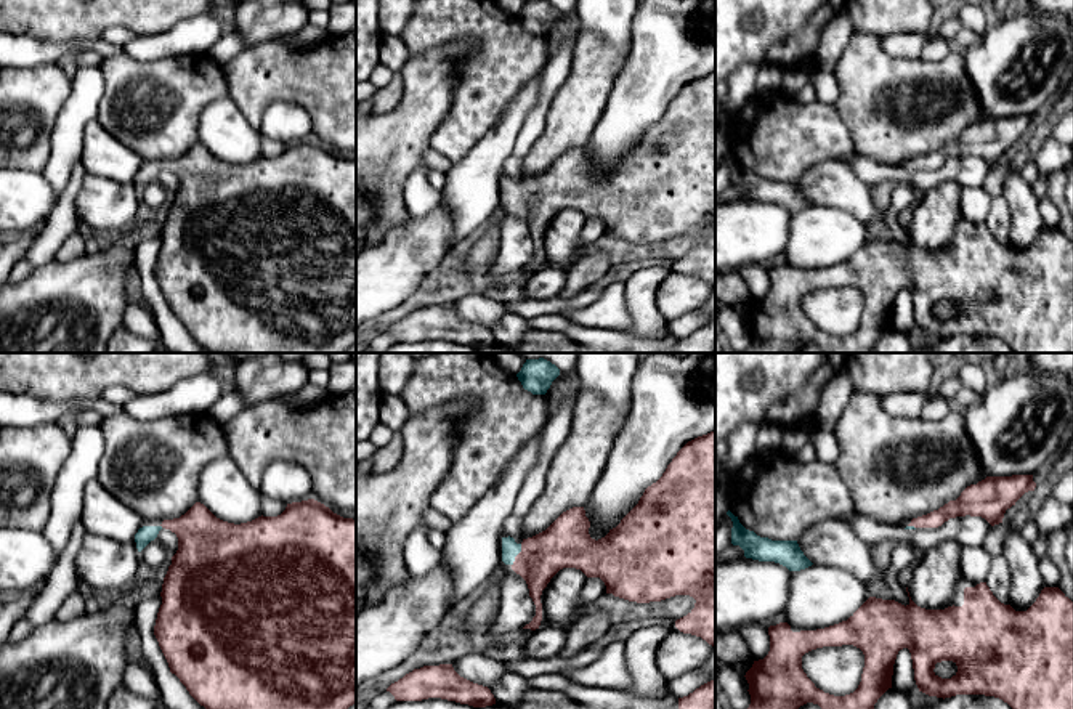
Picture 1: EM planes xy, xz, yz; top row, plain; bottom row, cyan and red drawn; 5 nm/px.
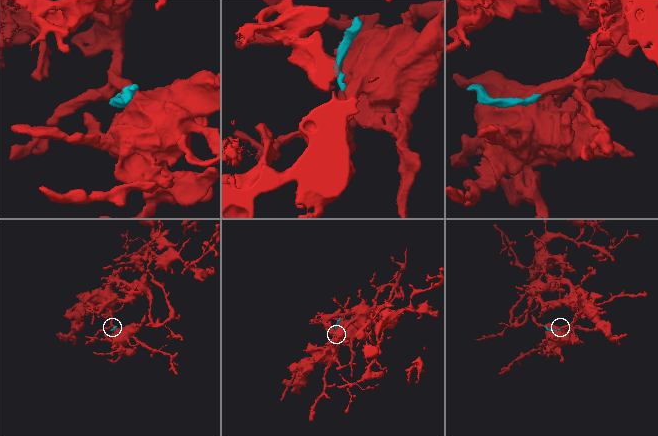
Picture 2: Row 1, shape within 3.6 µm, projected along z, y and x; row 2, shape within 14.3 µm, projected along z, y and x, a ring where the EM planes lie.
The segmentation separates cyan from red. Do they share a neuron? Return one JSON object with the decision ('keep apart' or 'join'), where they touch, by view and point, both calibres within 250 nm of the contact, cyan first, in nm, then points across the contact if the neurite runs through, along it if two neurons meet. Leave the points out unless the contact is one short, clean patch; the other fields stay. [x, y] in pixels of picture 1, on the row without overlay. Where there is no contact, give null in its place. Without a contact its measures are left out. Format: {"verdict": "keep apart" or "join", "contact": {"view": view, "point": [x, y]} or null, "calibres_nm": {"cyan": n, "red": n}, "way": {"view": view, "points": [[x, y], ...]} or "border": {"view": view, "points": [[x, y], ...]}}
{"verdict": "join", "contact": {"view": "xz", "point": [517, 194]}, "calibres_nm": {"cyan": 90, "red": 240}, "way": {"view": "xz", "points": [[510, 190], [517, 194], [546, 194], [565, 185]]}}

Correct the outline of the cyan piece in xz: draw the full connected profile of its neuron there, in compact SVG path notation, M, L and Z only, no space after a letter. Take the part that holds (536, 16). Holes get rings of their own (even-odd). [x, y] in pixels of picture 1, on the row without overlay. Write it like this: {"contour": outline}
{"contour": "M526 0L516 14L523 29L532 35L545 35L558 16L560 10L547 0Z"}

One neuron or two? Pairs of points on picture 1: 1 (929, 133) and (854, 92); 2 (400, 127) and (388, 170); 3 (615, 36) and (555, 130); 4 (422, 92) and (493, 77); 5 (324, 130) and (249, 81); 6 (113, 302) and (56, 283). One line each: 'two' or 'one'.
1: one
2: one
3: two
4: two
5: one
6: one

